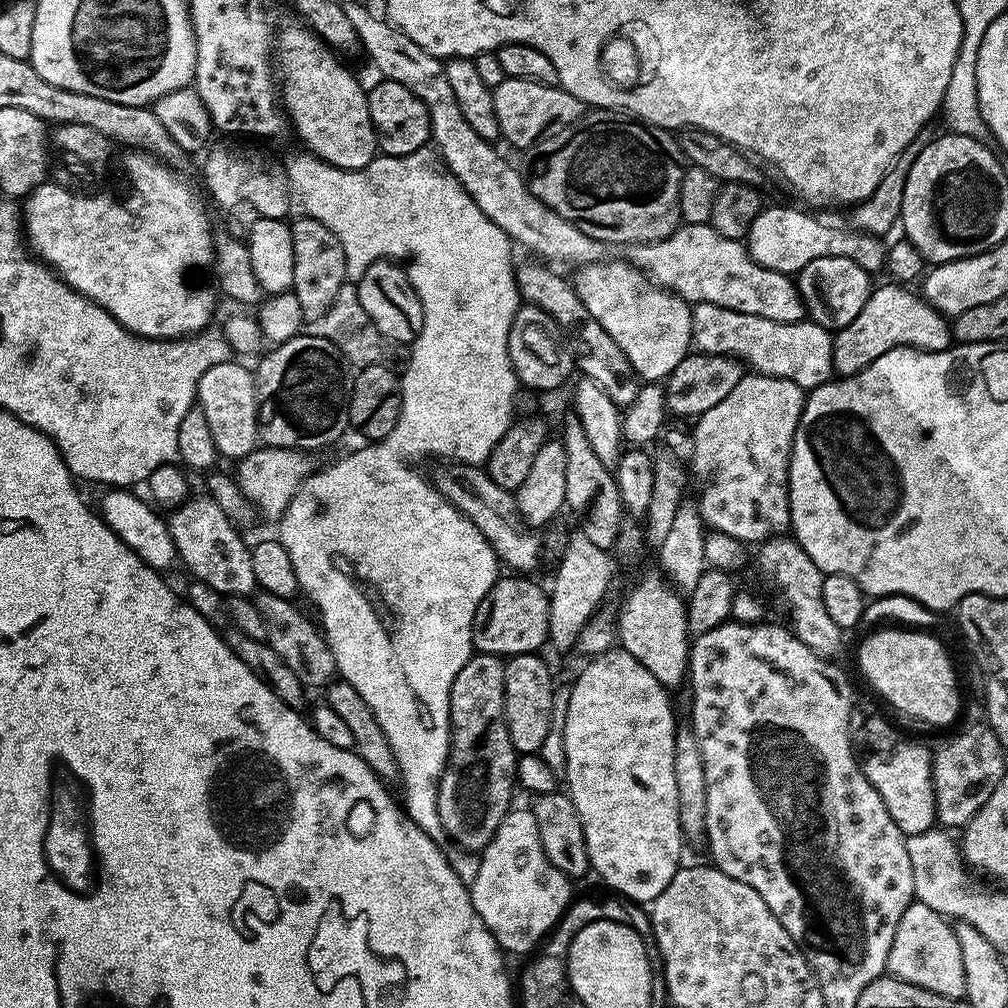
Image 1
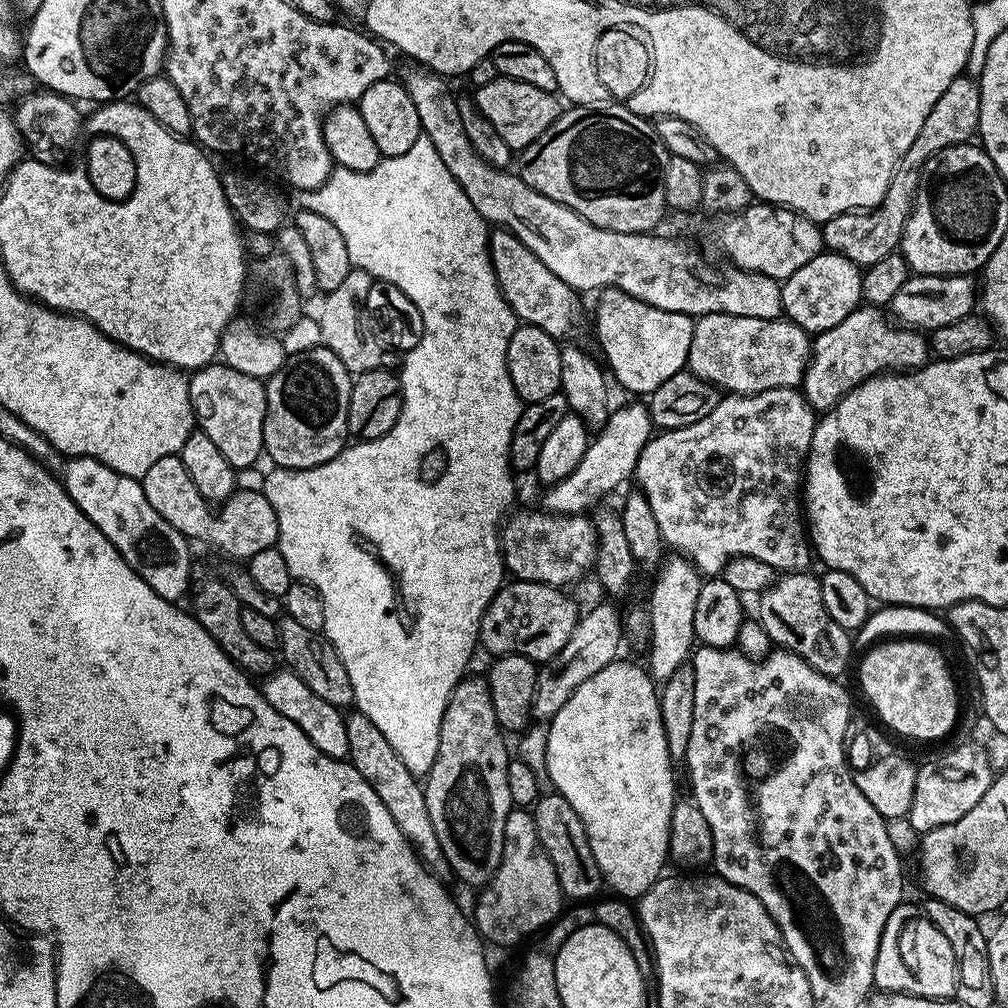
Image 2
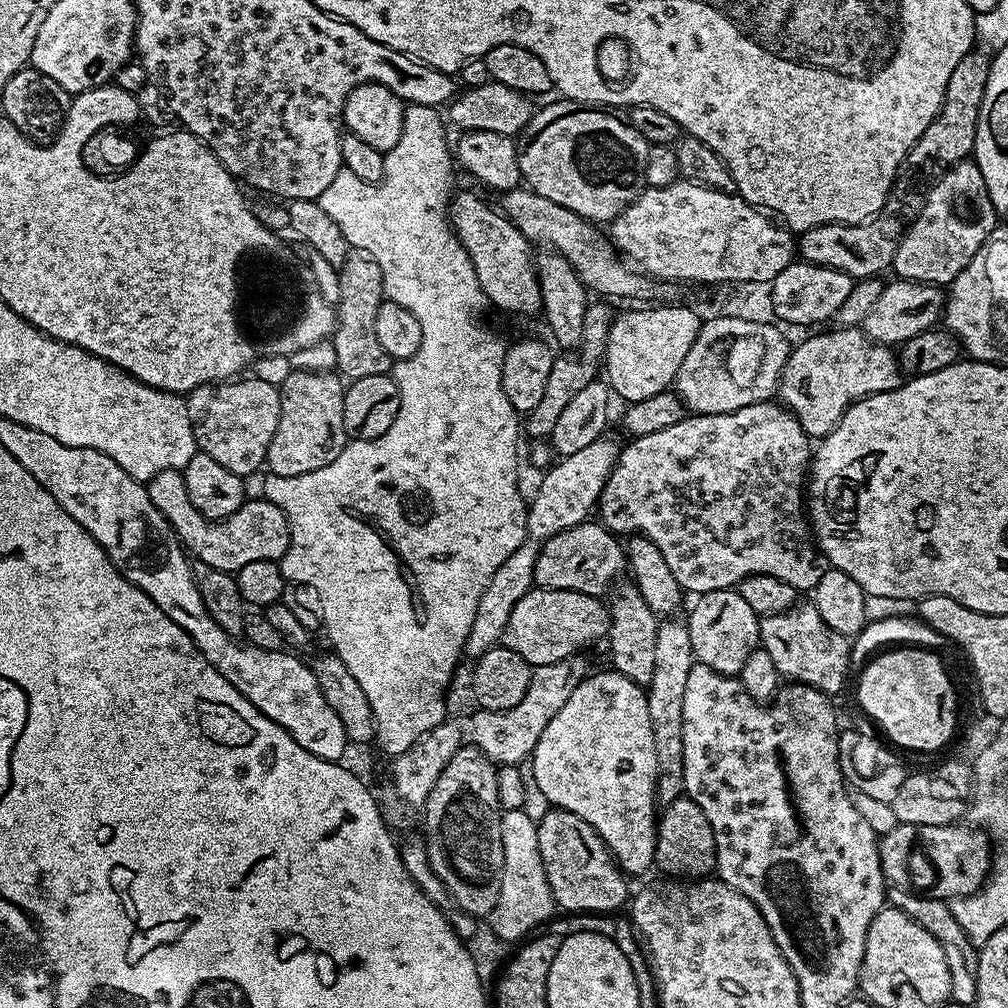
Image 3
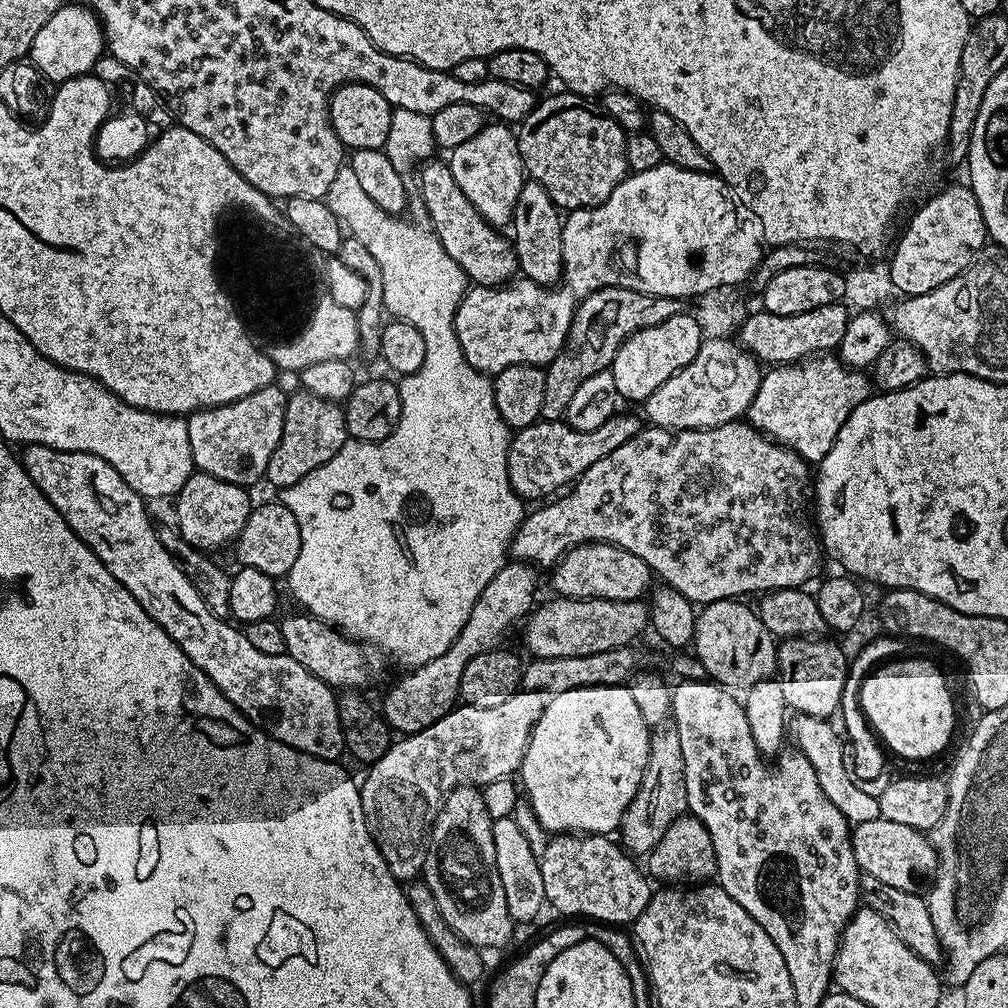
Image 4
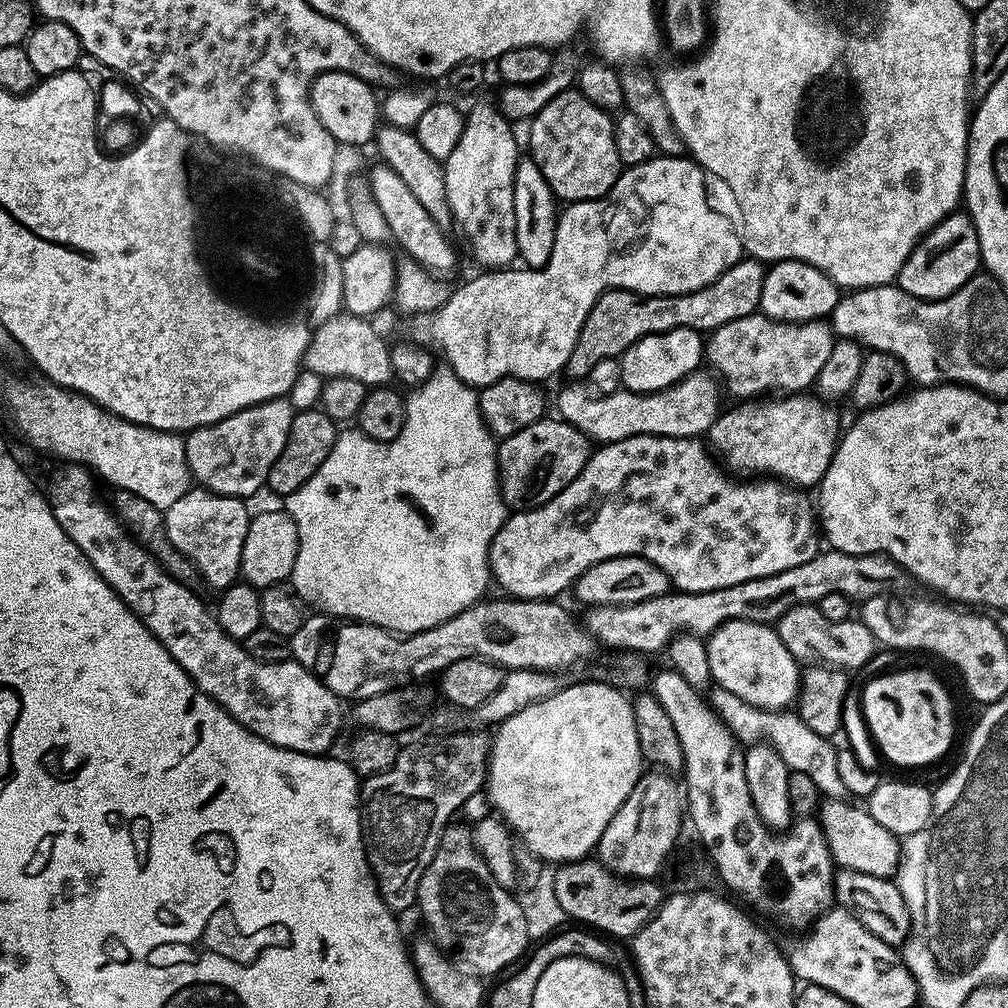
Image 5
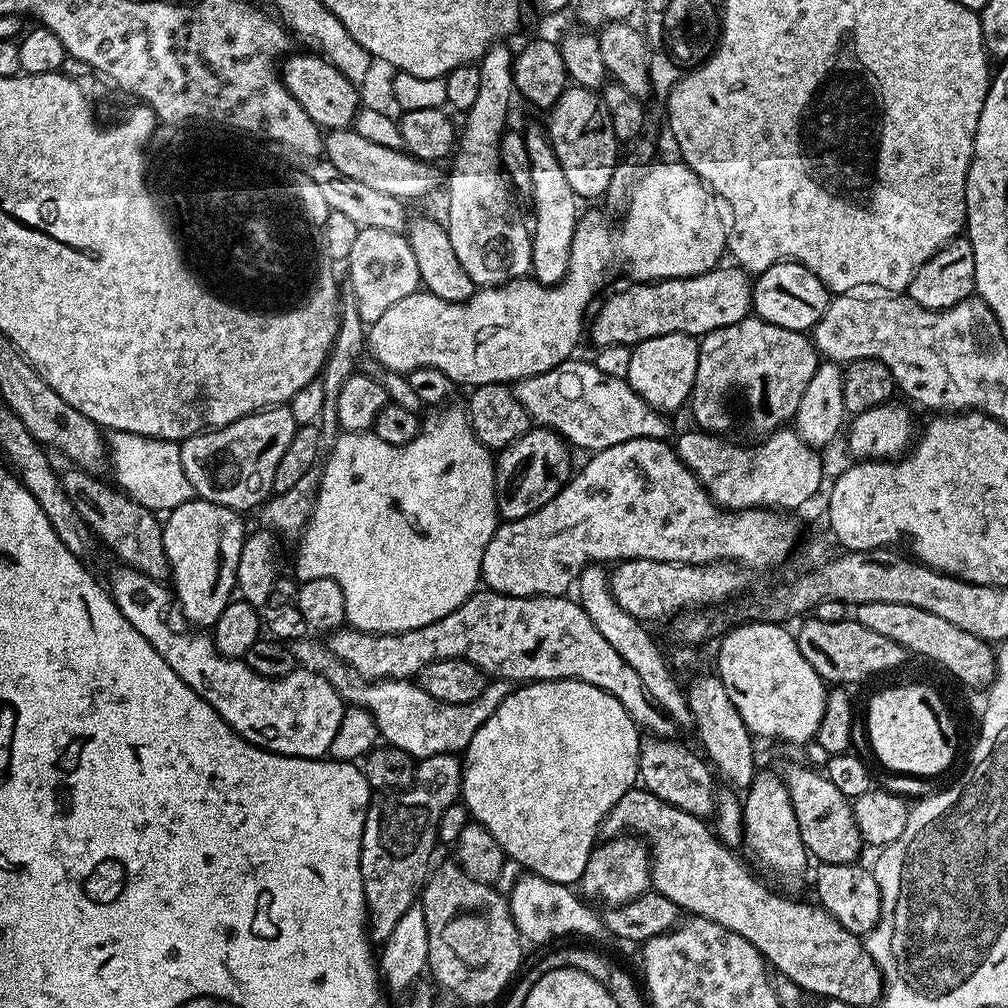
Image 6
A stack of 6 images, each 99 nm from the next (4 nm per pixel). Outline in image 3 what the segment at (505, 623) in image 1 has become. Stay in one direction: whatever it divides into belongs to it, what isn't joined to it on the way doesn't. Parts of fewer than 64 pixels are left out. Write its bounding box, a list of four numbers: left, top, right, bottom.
[500,586,608,666]

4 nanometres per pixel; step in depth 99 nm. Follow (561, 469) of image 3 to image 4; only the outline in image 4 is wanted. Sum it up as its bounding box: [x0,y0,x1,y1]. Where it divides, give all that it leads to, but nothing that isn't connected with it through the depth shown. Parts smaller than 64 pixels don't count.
[382,562,538,734]

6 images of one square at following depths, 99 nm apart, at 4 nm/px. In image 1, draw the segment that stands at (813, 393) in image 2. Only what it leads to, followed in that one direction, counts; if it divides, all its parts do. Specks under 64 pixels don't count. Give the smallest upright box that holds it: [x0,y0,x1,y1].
[832,282,954,377]

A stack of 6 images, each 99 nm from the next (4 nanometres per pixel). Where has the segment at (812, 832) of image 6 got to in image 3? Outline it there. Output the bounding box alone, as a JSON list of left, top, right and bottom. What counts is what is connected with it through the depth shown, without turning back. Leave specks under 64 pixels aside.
[879,822,994,902]

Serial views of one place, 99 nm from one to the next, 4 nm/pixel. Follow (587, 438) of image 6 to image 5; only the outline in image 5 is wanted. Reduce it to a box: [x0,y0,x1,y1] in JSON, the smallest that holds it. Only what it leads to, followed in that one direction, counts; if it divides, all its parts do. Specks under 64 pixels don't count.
[556,370,722,444]

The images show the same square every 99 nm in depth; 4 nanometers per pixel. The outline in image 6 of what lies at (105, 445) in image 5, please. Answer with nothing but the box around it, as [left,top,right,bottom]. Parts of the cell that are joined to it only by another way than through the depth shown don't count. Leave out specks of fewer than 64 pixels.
[106,431,194,514]

